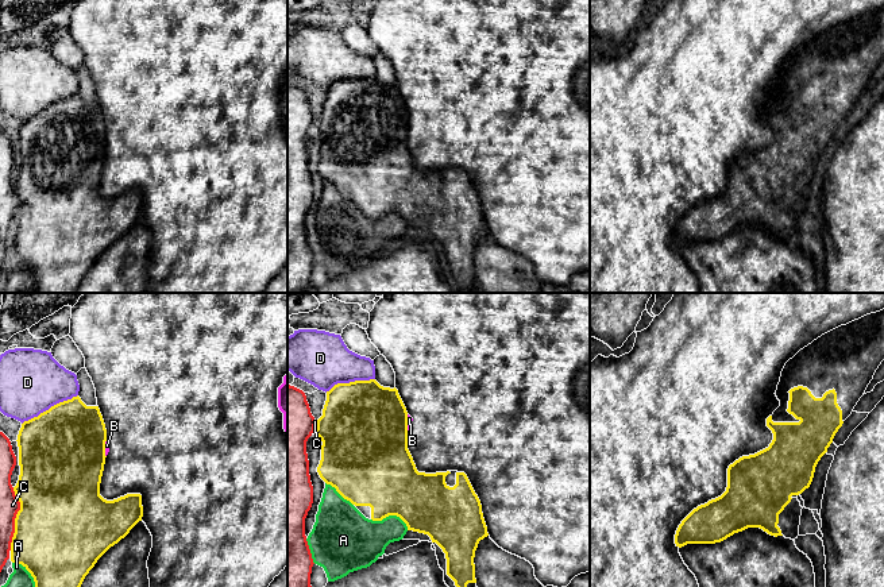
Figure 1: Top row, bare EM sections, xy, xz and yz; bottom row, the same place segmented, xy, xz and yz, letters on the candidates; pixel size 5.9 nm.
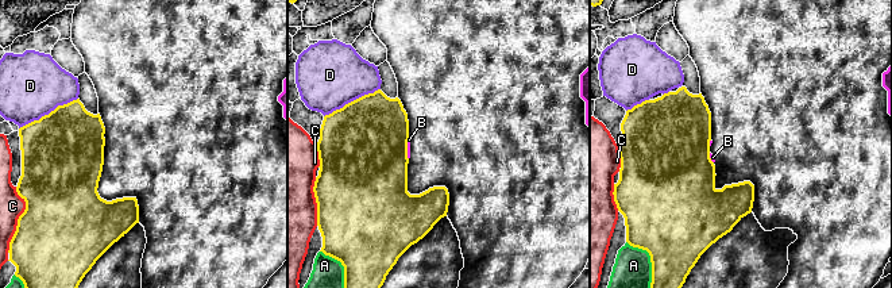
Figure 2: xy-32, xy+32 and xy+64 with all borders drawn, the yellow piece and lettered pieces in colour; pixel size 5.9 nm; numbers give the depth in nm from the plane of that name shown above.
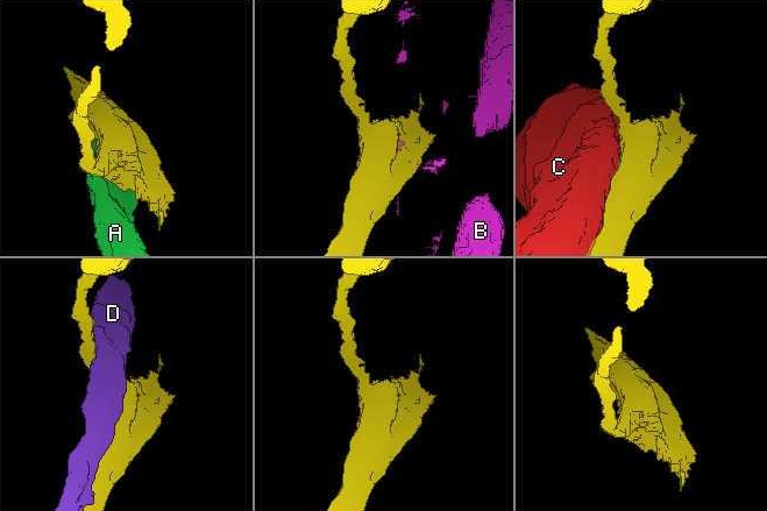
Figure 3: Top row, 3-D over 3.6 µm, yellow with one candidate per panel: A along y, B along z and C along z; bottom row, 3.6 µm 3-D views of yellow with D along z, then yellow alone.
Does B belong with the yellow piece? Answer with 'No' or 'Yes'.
No

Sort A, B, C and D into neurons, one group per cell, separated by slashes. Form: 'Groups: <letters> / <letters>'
Groups: A / B / C / D

